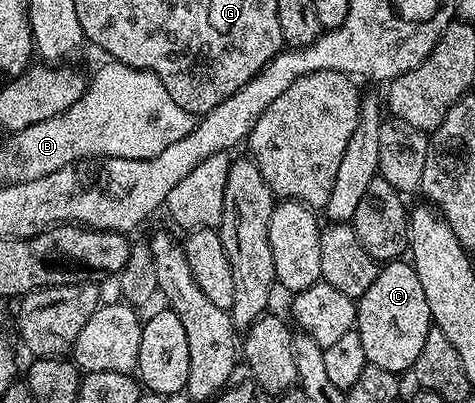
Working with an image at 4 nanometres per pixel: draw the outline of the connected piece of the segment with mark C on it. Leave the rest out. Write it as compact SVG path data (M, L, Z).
M388 261L377 270L374 285L366 289L356 304L356 325L354 330L362 337L362 349L366 353L369 364L378 369L386 369L393 373L411 372L418 361L418 353L422 353L422 344L426 341L426 333L433 327L430 305L426 305L426 292L422 289L422 281L418 281L418 273L408 261Z

